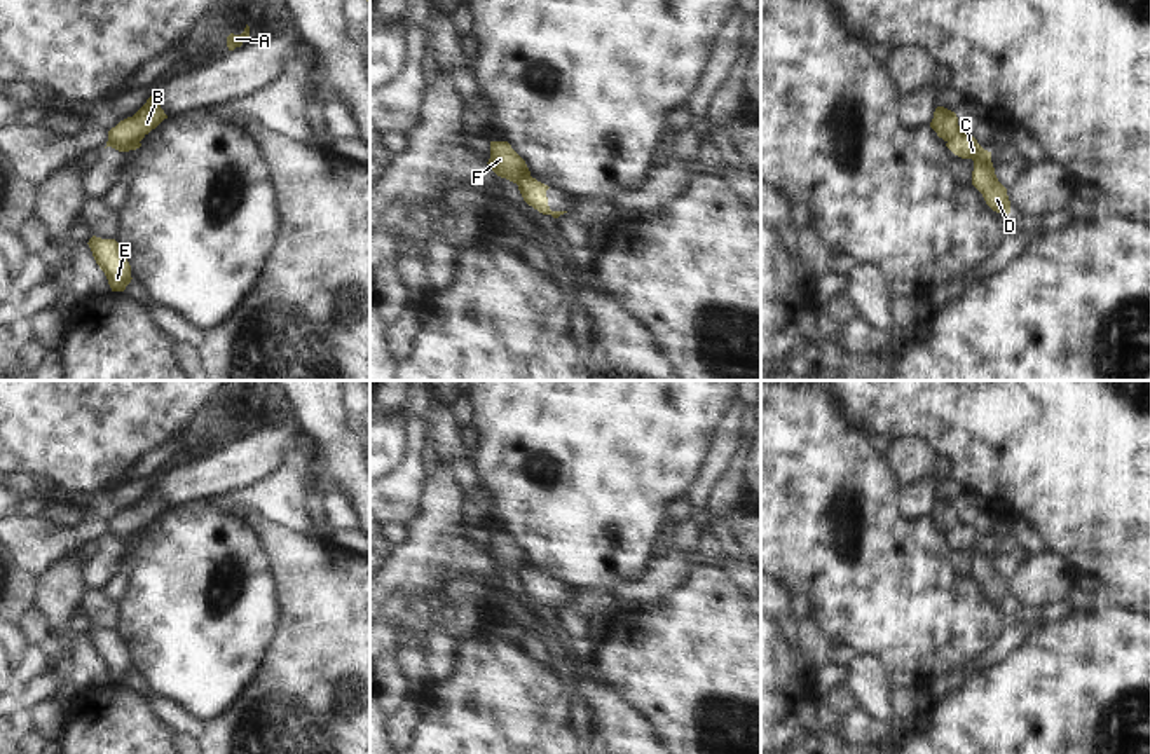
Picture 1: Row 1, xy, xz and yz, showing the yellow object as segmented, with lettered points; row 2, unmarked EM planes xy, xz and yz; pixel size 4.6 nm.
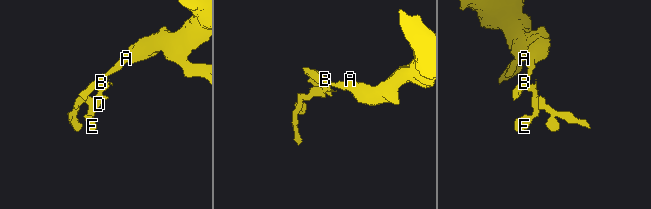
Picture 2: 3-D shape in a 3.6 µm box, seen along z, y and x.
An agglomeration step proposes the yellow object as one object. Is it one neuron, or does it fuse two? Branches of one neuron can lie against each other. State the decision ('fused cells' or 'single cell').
fused cells

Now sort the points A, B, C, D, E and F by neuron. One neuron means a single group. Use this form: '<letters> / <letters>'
A B F / C D E

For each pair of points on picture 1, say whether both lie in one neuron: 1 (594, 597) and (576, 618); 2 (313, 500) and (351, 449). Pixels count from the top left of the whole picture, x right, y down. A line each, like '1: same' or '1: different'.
1: same
2: different

